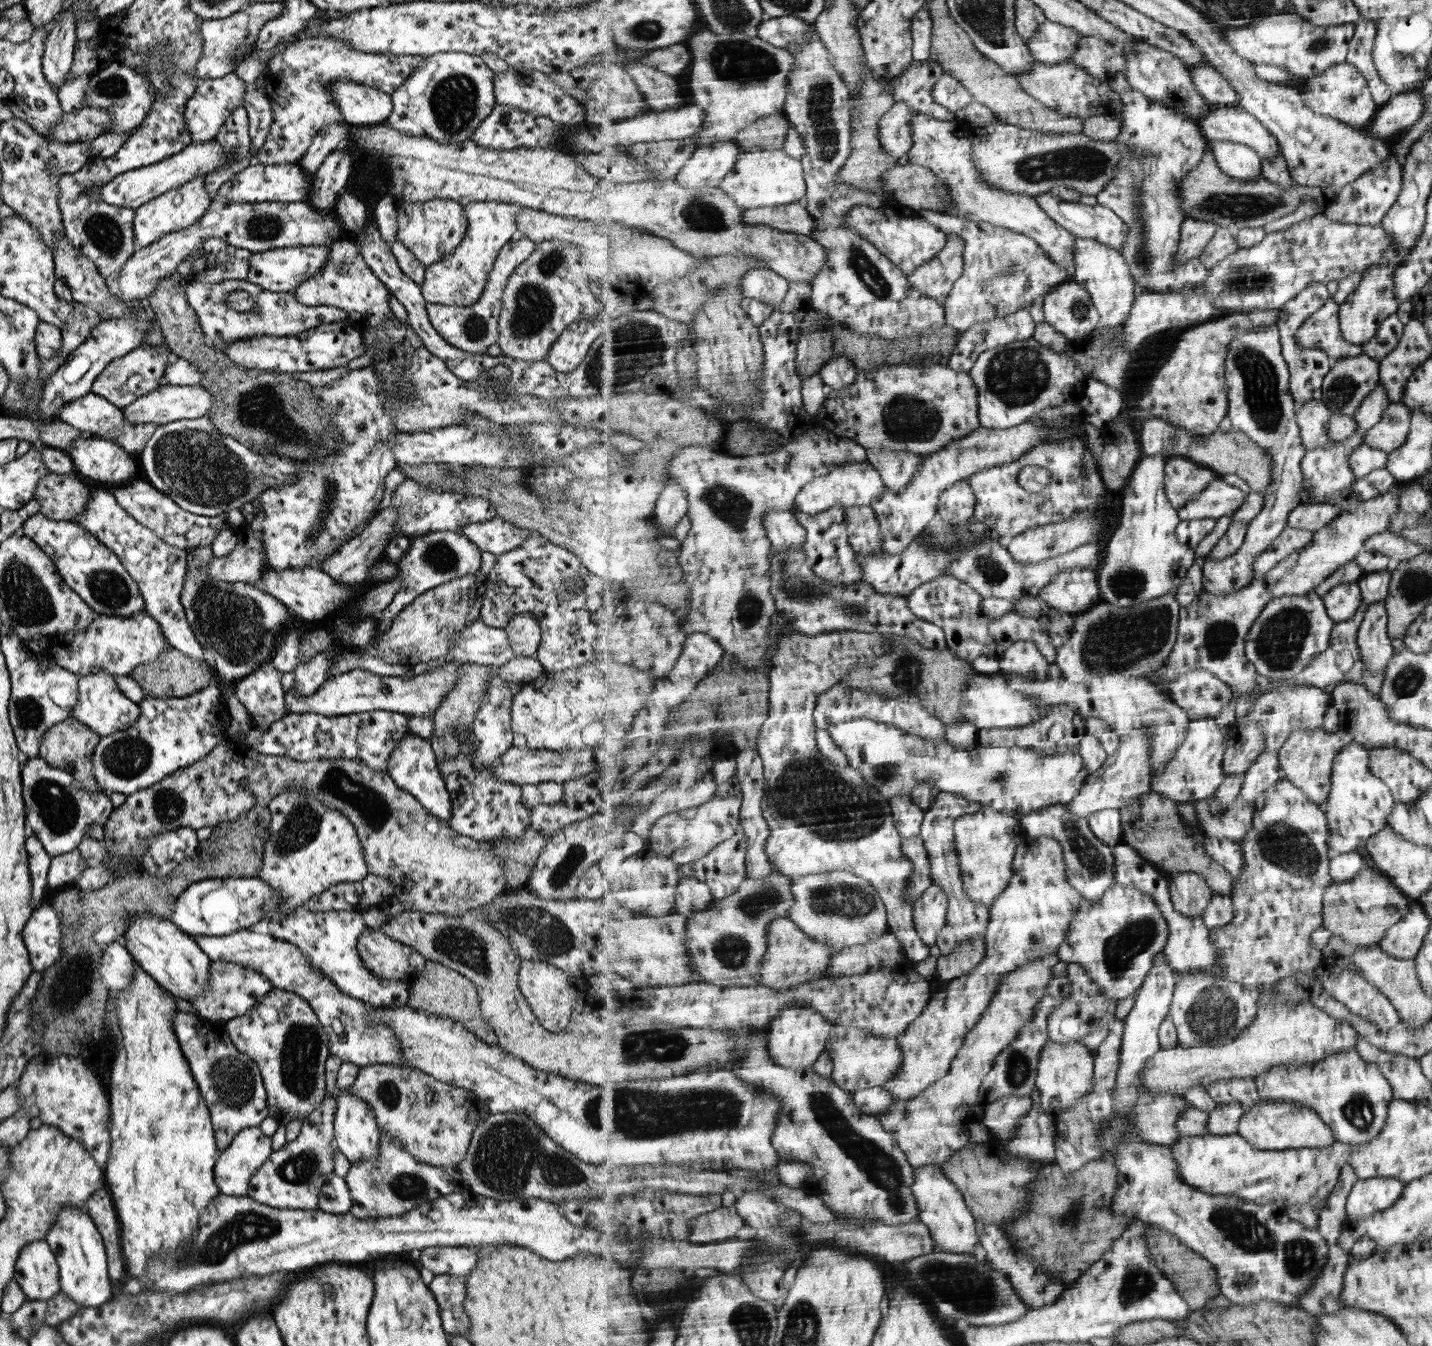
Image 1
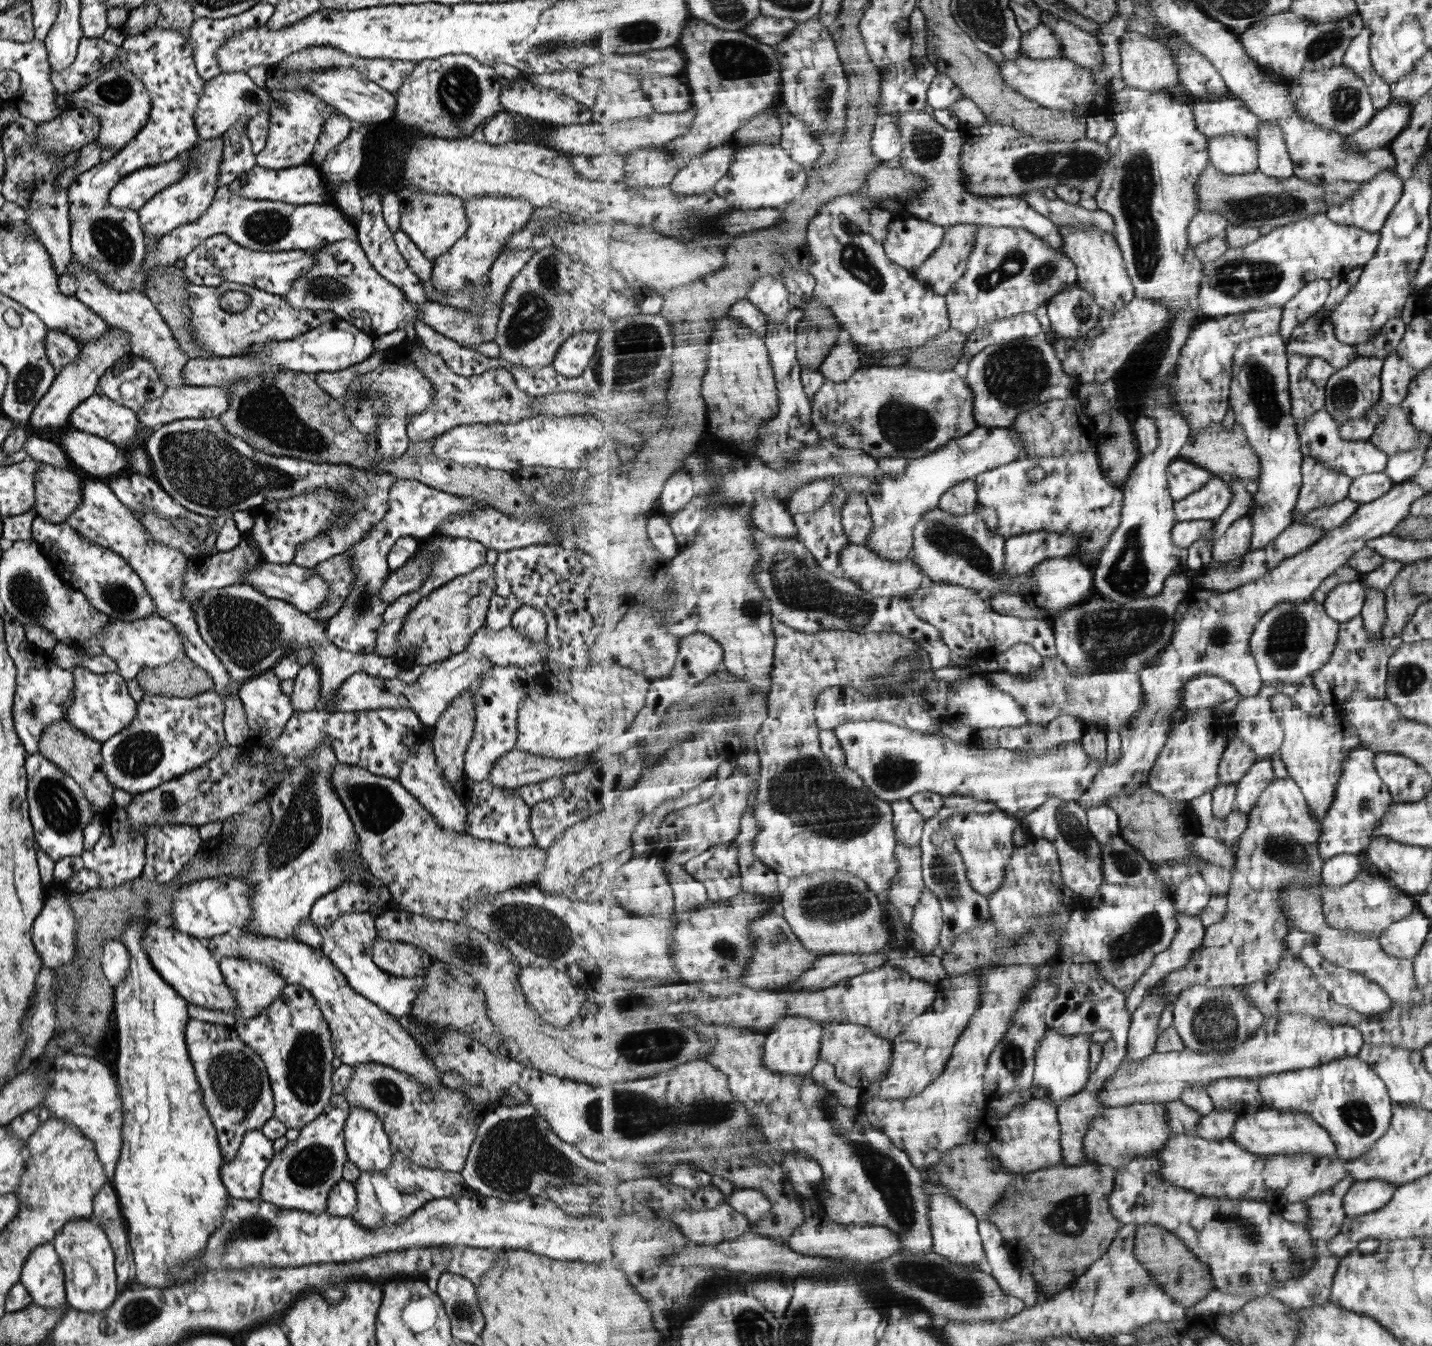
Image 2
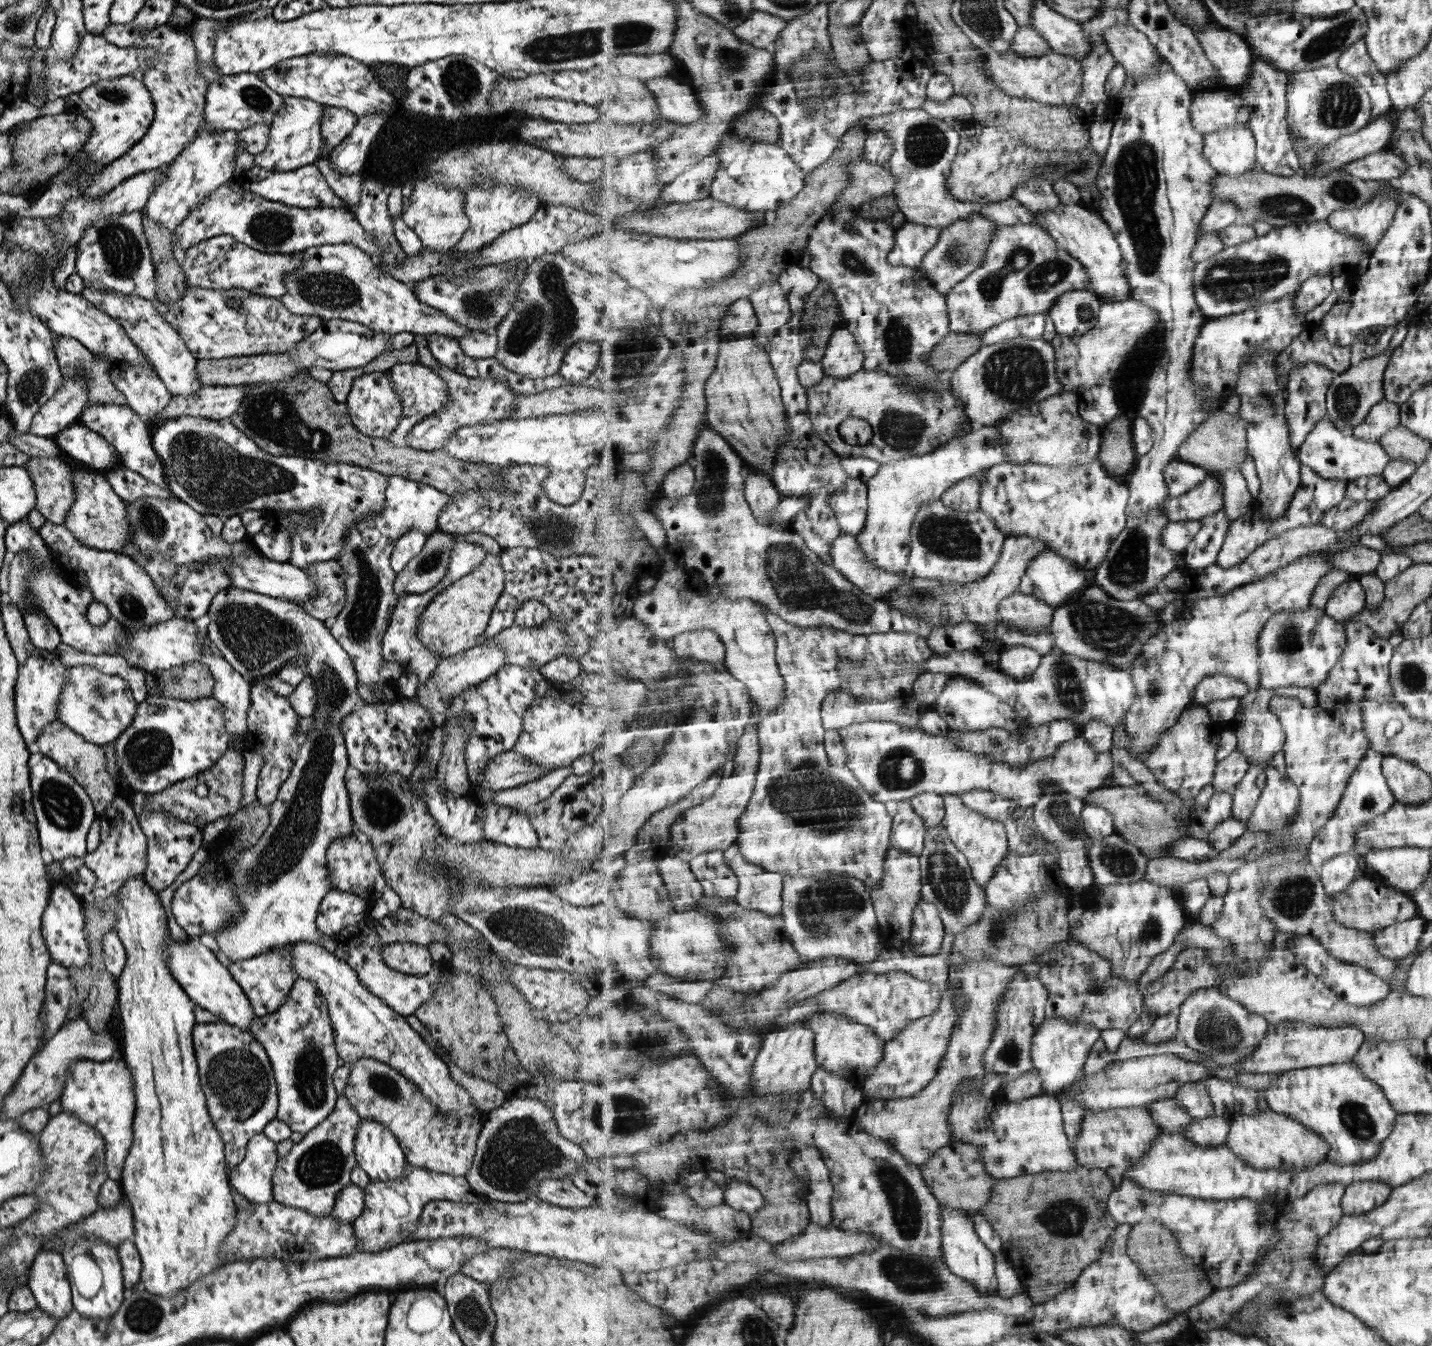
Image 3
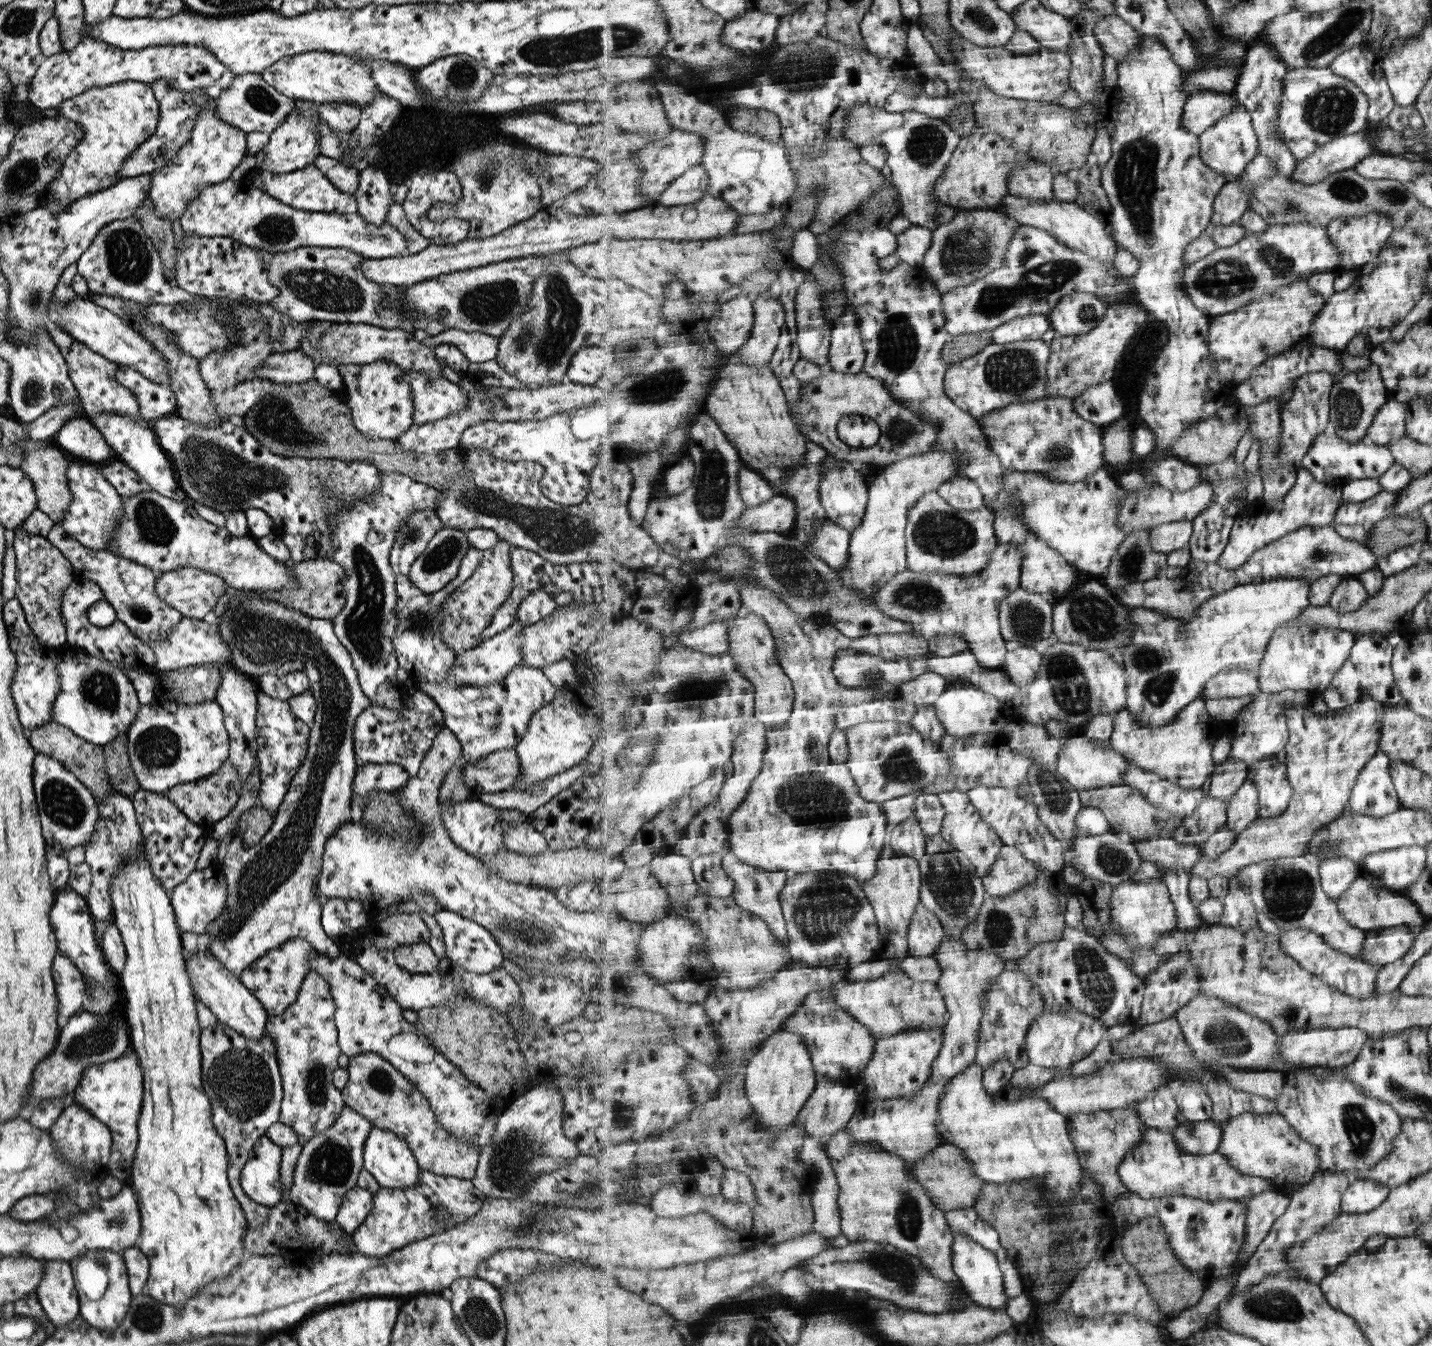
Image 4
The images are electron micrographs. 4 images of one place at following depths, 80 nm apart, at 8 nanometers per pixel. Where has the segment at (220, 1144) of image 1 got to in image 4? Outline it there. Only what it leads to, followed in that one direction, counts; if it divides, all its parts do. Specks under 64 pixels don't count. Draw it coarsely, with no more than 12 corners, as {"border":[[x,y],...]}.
{"border":[[201,1028],[201,1087],[247,1224],[268,1207],[242,1191],[253,1143],[279,1118],[270,1038]]}

